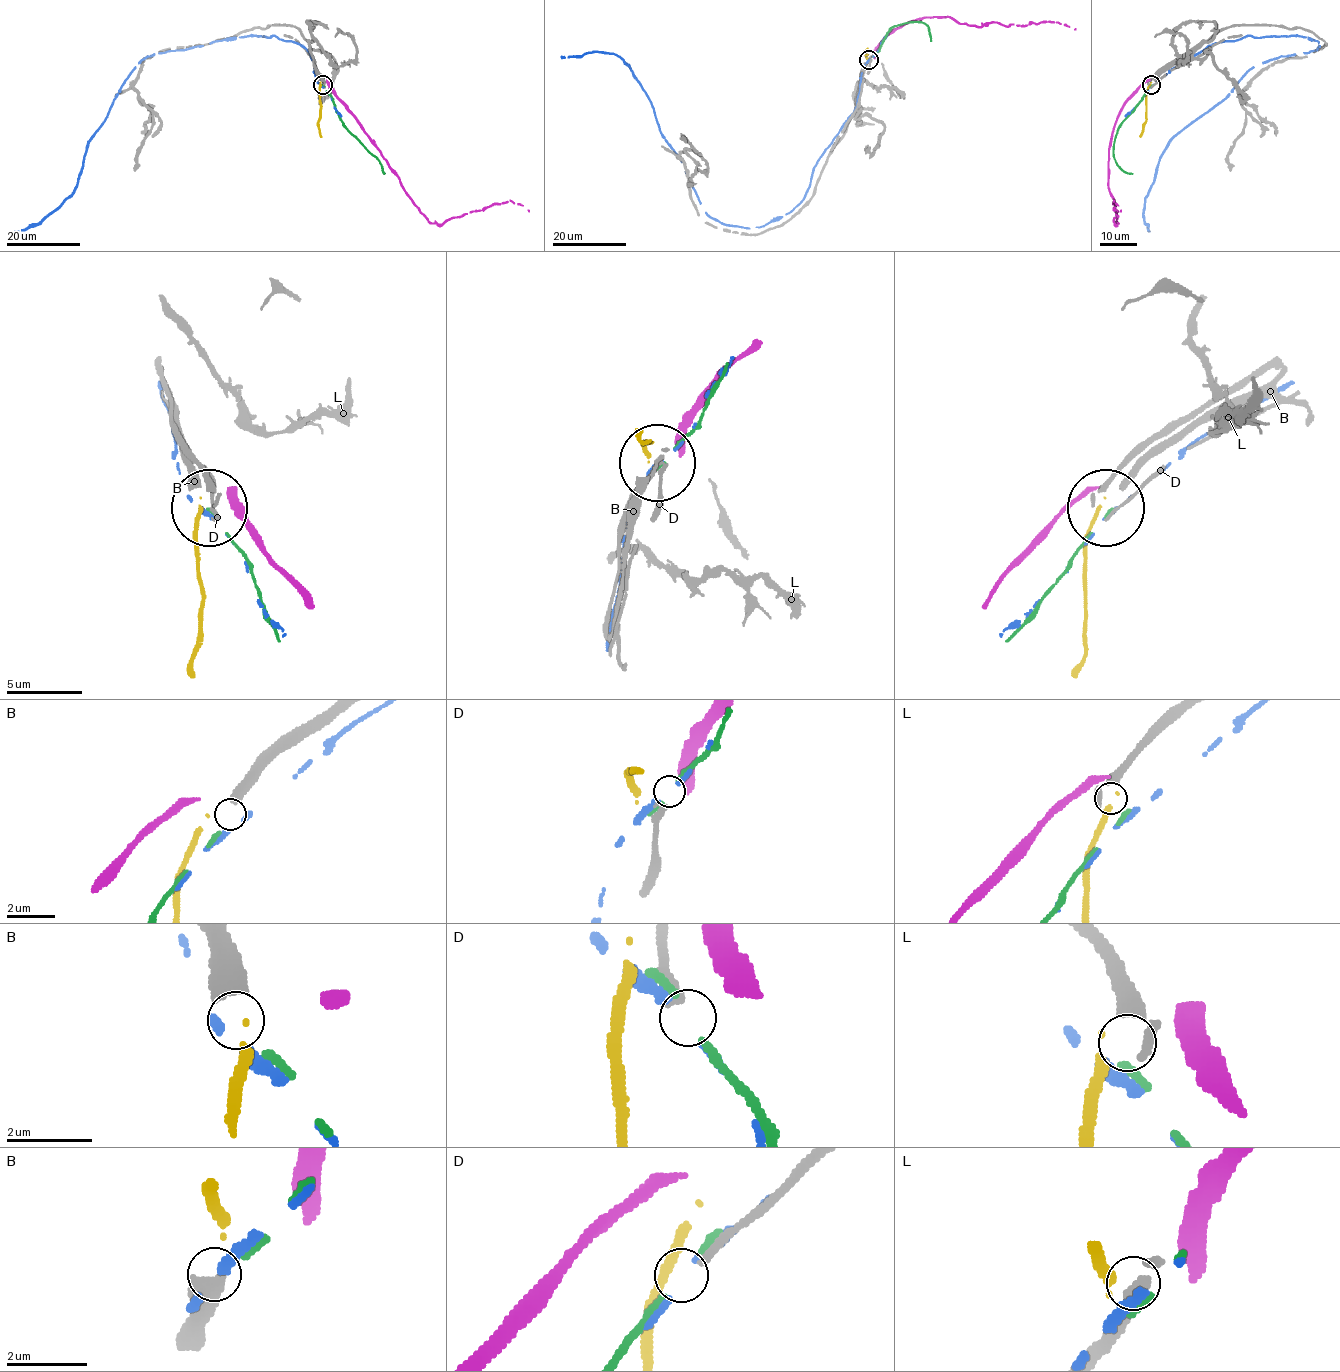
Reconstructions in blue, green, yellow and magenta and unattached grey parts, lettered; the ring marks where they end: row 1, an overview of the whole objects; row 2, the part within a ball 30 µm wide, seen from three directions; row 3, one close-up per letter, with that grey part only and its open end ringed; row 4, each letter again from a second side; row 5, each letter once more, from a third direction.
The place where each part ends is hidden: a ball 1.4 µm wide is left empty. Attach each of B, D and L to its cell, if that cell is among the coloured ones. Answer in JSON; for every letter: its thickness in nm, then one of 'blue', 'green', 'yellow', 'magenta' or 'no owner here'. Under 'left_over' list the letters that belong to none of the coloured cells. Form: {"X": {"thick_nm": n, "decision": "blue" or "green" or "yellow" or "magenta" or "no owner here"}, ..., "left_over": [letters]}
{"B": {"thick_nm": 500, "decision": "no owner here"}, "D": {"thick_nm": 240, "decision": "no owner here"}, "L": {"thick_nm": 240, "decision": "no owner here"}, "left_over": ["B", "D", "L"]}

